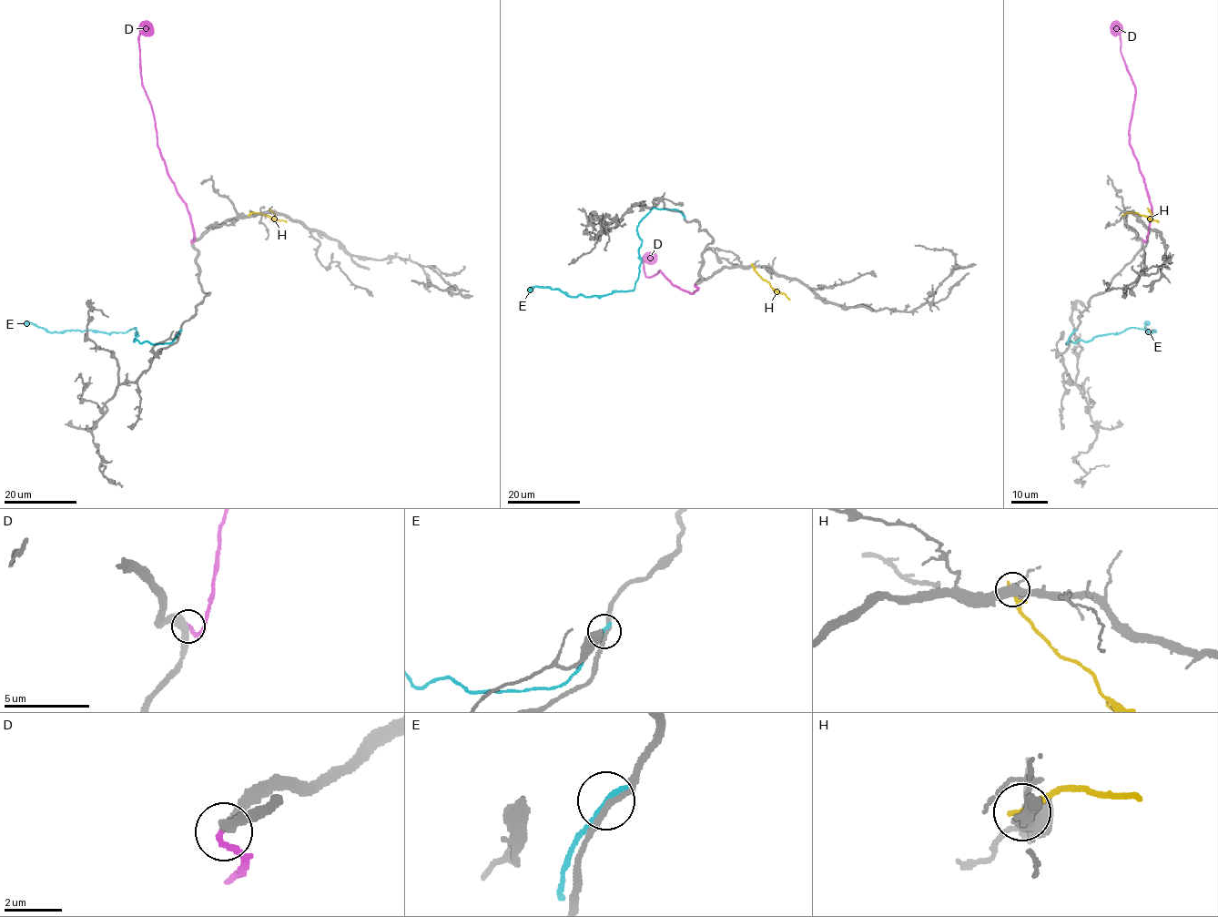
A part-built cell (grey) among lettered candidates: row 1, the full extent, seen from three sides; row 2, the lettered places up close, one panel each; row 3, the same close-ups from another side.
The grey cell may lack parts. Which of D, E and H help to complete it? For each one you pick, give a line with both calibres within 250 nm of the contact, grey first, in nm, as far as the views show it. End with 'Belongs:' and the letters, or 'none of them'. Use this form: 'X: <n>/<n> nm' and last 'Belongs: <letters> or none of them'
D: 400/200 nm
Belongs: D

